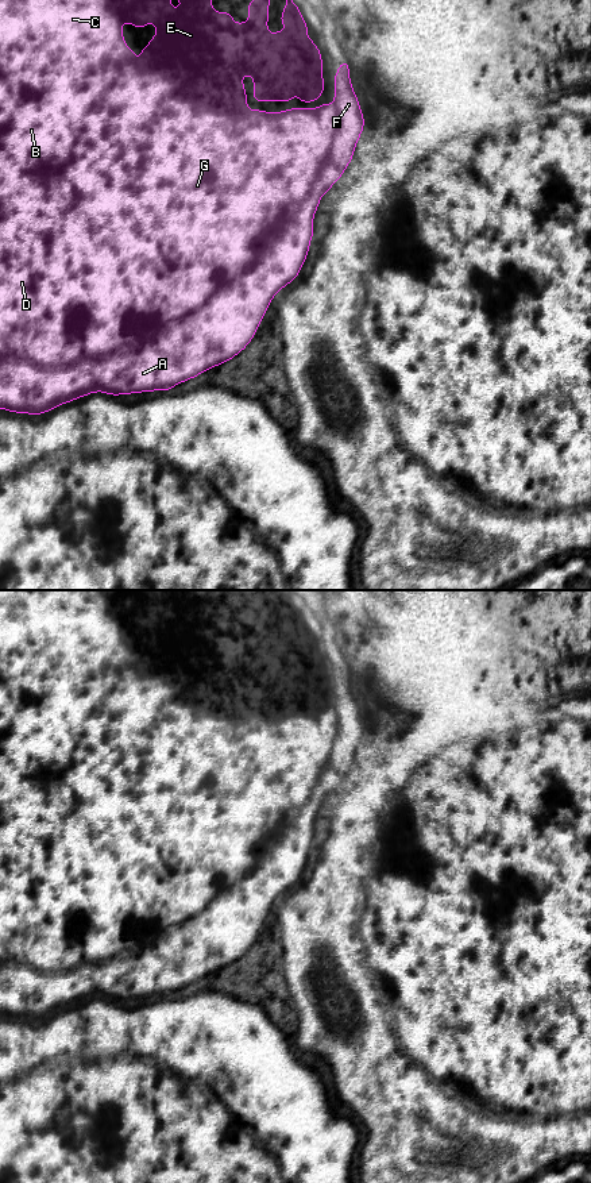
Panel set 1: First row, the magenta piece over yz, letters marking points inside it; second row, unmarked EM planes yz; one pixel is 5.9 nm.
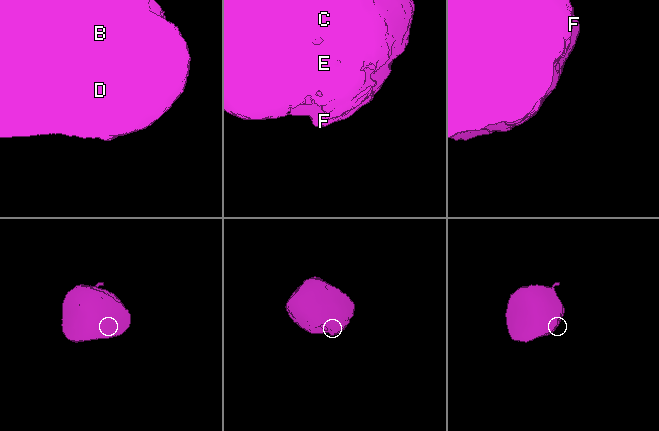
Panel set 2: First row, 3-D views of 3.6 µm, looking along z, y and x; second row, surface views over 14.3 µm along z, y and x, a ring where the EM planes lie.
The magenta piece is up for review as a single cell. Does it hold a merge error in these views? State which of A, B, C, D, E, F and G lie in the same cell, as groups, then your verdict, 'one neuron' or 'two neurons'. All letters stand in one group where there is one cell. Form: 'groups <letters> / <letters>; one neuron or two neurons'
groups A B C D E F G; one neuron

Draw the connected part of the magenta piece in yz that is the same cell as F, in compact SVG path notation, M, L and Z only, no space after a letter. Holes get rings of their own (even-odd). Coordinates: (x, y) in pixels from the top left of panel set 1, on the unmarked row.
M0 590L0 1013L9 1017L42 1020L53 1013L70 1007L93 997L104 997L112 1001L139 997L154 997L161 994L169 997L170 993L194 983L196 980L232 964L246 953L254 943L274 899L290 889L300 878L313 841L313 821L320 804L341 782L354 762L354 754L364 732L359 706L349 686L349 673L344 664L335 679L335 709L321 709L317 714L294 713L285 717L263 717L246 714L248 708L244 698L242 681L254 681L255 706L290 706L291 700L298 698L298 706L314 706L324 698L322 666L318 652L306 641L308 631L301 623L300 613L290 601L286 604L282 616L281 629L287 629L287 635L277 639L267 636L270 596L277 593L285 596L282 590L254 590L254 600L258 606L248 606L250 623L247 628L233 628L231 617L215 617L212 614L210 590L178 590L177 606L186 605L189 609L170 614L171 590ZM121 628L132 628L143 635L144 629L157 631L157 641L148 646L148 652L140 655L140 670L135 670L135 656L128 655L121 639ZM221 639L247 639L247 644L223 644Z

